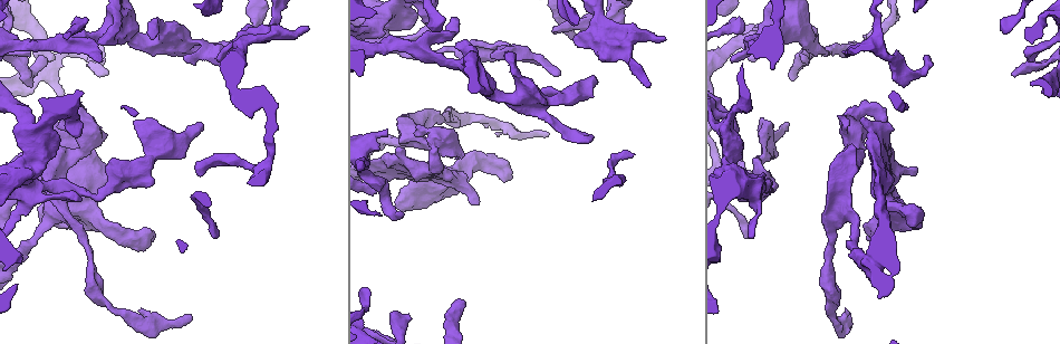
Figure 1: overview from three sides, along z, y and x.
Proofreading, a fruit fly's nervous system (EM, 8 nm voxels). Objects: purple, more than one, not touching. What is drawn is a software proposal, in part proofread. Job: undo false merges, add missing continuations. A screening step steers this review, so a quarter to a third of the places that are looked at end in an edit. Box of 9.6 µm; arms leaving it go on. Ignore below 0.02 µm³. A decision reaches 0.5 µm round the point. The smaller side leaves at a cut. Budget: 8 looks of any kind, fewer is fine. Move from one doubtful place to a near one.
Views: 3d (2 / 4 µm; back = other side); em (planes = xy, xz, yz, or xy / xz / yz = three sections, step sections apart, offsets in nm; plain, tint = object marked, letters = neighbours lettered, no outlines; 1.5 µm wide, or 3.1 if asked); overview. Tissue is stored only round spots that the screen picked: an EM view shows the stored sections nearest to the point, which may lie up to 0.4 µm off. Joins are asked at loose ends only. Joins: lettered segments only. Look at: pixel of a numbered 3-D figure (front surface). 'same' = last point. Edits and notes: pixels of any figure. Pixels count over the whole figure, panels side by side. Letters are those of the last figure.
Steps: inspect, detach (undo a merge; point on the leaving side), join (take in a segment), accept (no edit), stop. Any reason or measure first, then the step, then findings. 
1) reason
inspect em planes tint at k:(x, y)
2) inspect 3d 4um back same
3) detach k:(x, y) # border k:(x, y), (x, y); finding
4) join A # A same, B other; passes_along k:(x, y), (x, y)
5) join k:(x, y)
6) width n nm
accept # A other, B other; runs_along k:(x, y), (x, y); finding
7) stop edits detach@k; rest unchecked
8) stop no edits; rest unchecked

inspect em planes letters at 1:(916, 166)

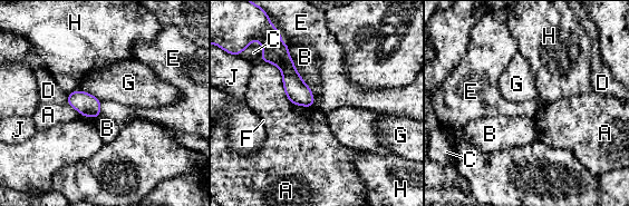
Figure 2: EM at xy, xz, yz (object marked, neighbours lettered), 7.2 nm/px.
accept # A other, B other, C other, D other, E other, F other, G other, H other, J other; border 2:(79, 89), (71, 90), (68, 94); no lettered segment goes on from it

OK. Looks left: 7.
an open end
inspect 3d 2um at 1:(495, 134)

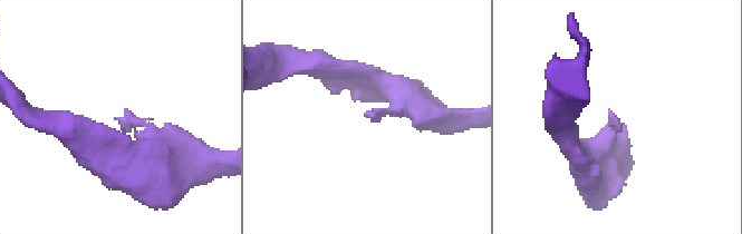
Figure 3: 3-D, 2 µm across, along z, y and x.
need the tissue
inspect em planes letters at 3:(371, 120)

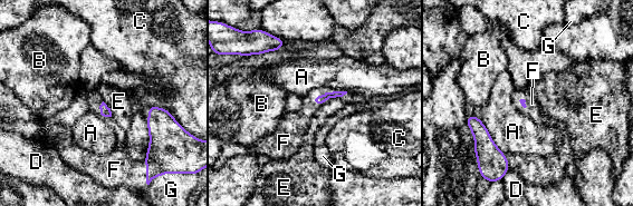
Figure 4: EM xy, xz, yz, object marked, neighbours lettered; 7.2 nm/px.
join F # A other, B other, C other, D other, E other, F same, G other; passes_along 4:(317, 100), (323, 95), (299, 120); it goes on there

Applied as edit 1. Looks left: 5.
branch stops here
inspect em yz step 8 letters at 1:(460, 299)

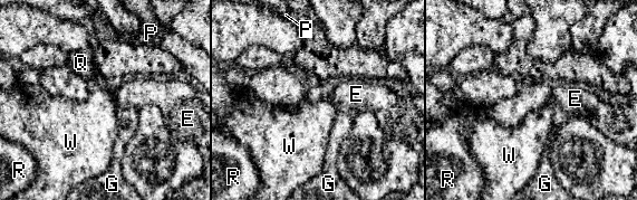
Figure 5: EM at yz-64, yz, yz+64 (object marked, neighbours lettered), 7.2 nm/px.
inspect em planes letters same

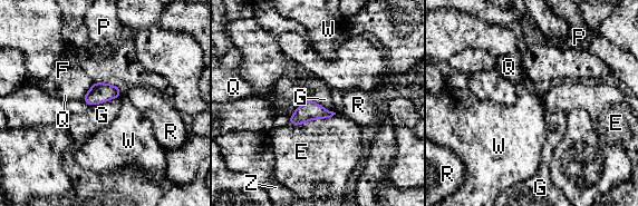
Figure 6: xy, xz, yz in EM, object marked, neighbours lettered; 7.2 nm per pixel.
accept # E other, F other, G other, P other, Q other, R other, W other, Z other; border 6:(118, 97), (89, 106); none of them fits

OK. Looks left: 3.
stop edits join@4; rest unchecked

